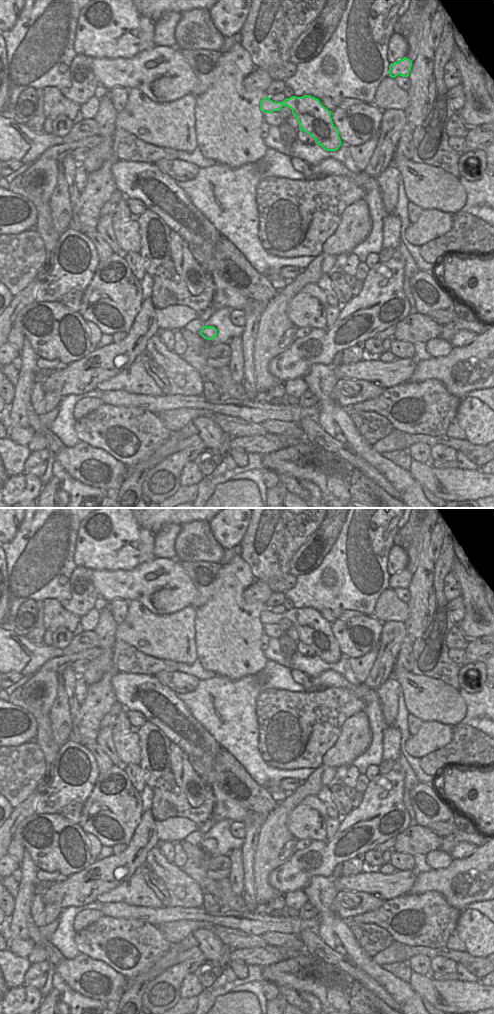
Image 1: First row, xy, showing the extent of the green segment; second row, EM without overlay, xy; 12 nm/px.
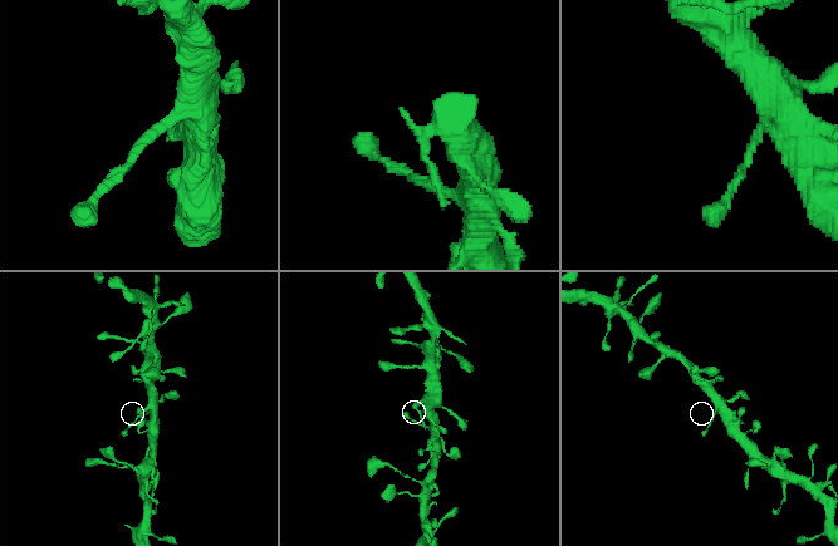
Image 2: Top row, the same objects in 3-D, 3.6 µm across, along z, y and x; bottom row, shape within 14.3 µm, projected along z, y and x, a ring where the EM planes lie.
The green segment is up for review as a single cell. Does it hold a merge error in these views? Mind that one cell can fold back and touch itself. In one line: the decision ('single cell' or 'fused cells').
single cell

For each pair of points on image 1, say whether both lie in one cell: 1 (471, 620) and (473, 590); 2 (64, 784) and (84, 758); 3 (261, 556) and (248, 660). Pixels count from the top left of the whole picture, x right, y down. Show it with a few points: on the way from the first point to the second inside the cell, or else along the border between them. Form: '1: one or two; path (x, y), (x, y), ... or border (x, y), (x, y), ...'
1: one; path (471, 613), (470, 606), (473, 603), (473, 597)
2: one; path (69, 778), (75, 772), (75, 767), (78, 764)
3: two; border (243, 560), (249, 566), (251, 574), (256, 580)

